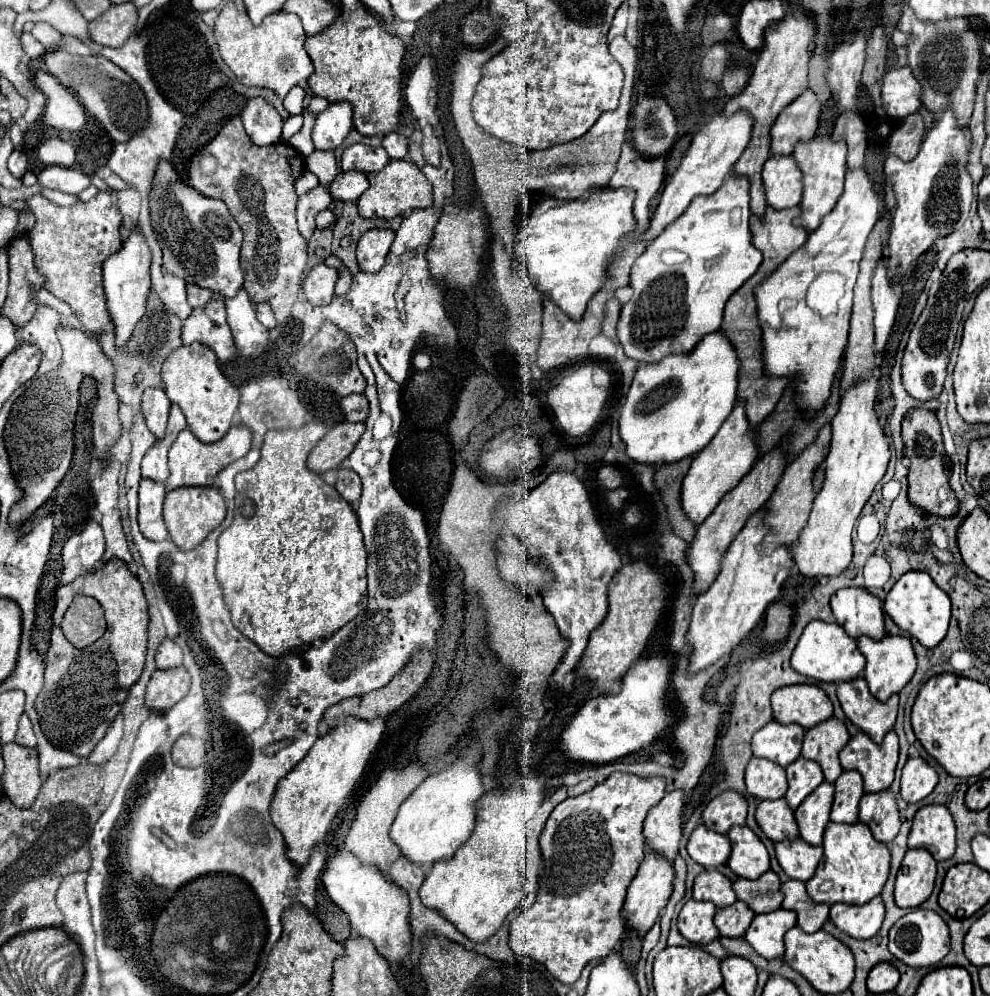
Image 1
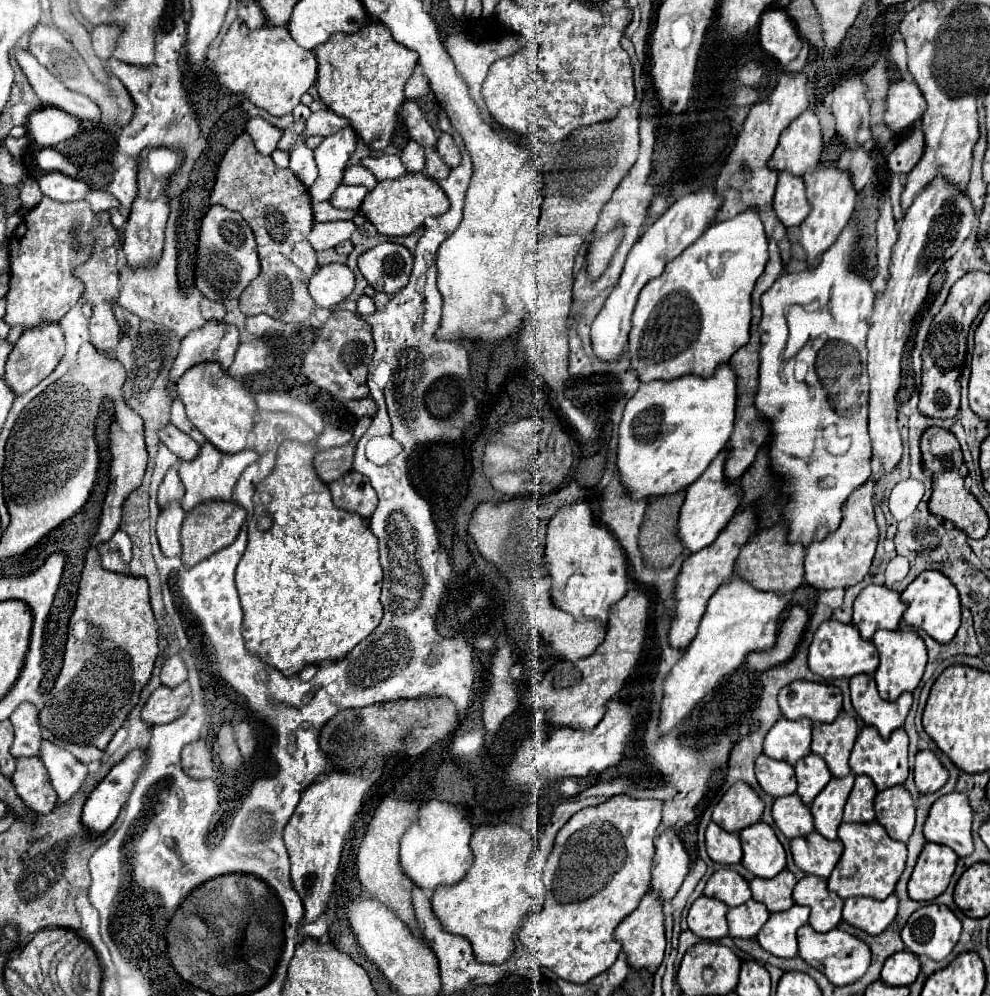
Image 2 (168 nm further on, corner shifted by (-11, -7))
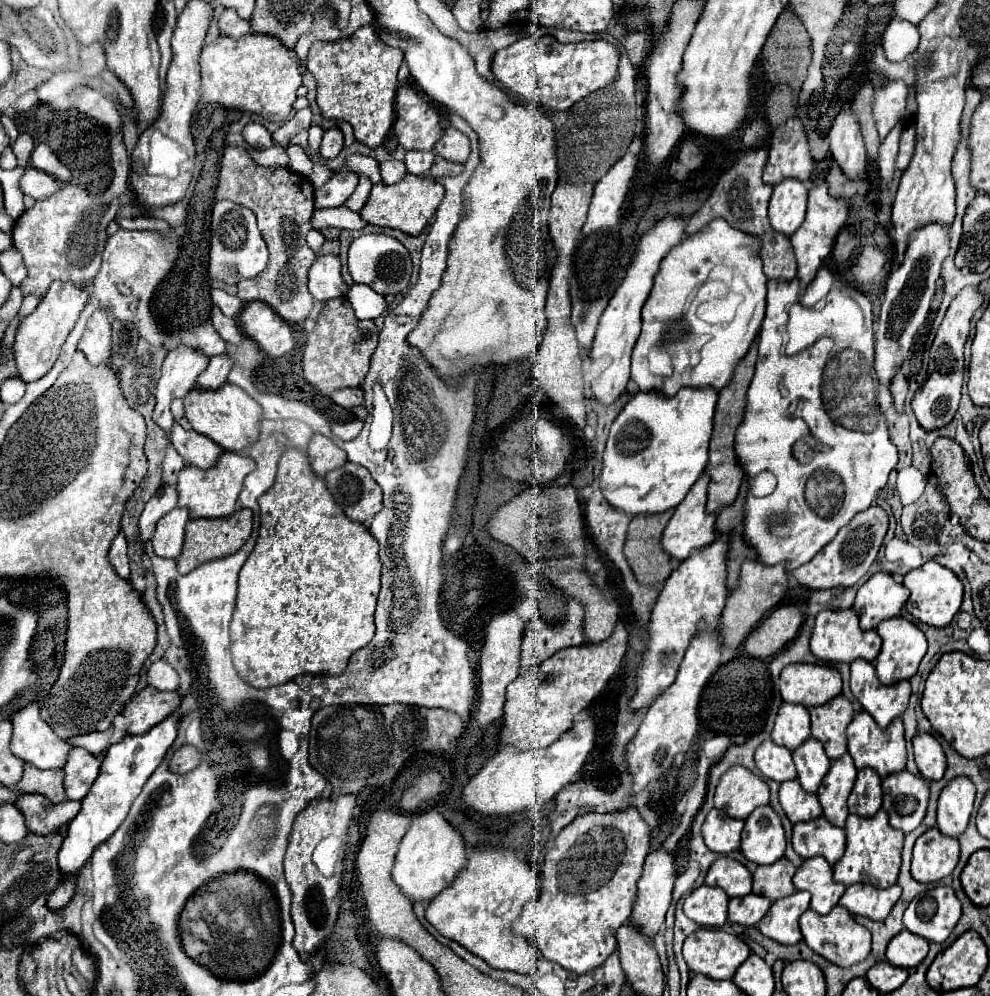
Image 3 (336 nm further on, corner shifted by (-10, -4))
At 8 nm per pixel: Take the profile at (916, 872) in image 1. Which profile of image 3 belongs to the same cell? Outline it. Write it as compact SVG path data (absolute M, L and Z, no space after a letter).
M934 827L918 837L912 857L912 877L918 883L936 883L948 877L960 857L958 839L940 835Z

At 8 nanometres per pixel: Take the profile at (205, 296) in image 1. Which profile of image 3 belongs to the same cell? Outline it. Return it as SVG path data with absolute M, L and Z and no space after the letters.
M218 305L212 307L212 311L210 311L210 321L212 321L214 329L222 335L224 341L228 341L228 343L236 343L236 345L240 343L240 339L242 339L242 331L240 331L236 319L226 317L226 315L220 311Z

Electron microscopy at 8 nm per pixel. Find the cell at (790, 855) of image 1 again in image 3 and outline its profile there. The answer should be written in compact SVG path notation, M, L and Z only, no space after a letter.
M824 817L812 819L810 823L796 823L792 833L792 847L802 859L824 857L830 865L834 865L840 855L844 855L844 829L830 827Z

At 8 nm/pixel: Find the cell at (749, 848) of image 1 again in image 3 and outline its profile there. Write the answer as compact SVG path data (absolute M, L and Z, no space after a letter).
M766 805L750 813L750 817L744 821L742 831L740 851L744 857L756 865L770 865L784 855L784 849L784 829L776 811Z

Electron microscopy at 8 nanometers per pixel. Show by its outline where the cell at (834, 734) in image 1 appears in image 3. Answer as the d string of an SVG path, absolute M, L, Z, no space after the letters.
M842 695L826 705L810 709L811 736L824 745L824 751L832 761L846 753L846 727L852 717L852 703Z

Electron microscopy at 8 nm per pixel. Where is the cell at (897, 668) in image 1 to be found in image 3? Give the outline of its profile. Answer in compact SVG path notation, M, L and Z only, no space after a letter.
M896 617L876 627L882 637L882 651L876 659L876 673L882 685L894 685L910 679L926 655L928 643L924 633L910 621Z

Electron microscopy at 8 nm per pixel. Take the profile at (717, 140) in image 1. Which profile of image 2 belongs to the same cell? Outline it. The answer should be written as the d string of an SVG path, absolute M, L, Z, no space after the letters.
M713 186L703 188L695 194L687 194L681 200L677 200L673 206L669 206L669 210L663 216L659 216L645 230L645 234L639 238L639 242L631 248L617 286L613 288L613 292L605 300L601 312L597 314L597 318L591 324L591 346L593 346L595 356L601 362L617 362L619 360L619 356L623 354L623 350L627 346L627 338L631 332L631 316L635 310L639 290L649 280L663 274L665 264L669 260L677 258L687 246L691 246L711 226L719 206L721 206L721 200L715 196Z

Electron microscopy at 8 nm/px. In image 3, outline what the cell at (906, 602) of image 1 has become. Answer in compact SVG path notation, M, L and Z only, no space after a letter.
M928 561L920 569L910 571L904 577L904 587L910 591L910 597L906 601L906 609L912 617L918 621L930 625L930 627L948 627L952 617L958 613L962 605L962 583L960 579L946 567L938 565L936 561Z

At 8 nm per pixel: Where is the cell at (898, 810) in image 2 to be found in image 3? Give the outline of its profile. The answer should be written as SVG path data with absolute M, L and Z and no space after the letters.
M898 771L882 781L882 809L890 817L890 825L904 833L914 831L926 813L928 783L908 771Z

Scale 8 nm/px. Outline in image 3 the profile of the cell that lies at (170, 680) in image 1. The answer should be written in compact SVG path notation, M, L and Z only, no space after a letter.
M146 687L124 707L124 715L130 721L128 733L142 735L150 731L154 725L158 725L170 713L174 713L180 707L180 703L182 703L182 697L178 691L162 693L154 687Z

